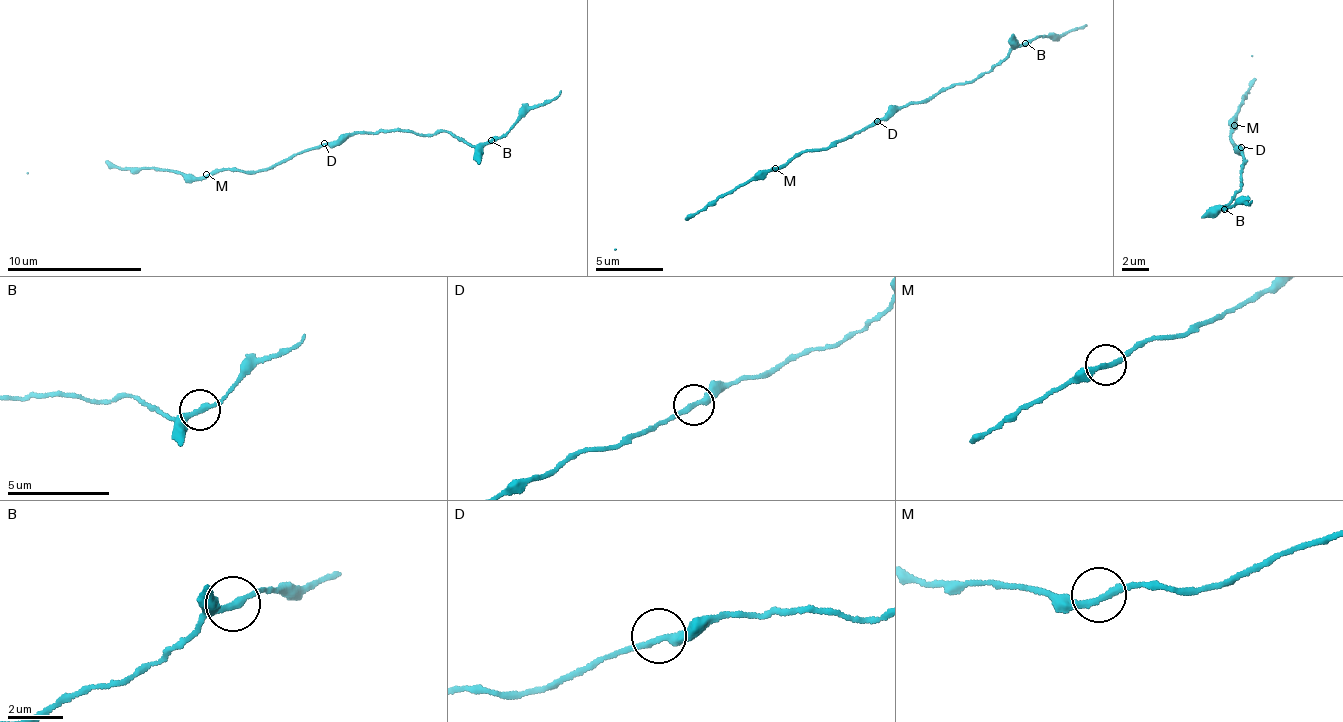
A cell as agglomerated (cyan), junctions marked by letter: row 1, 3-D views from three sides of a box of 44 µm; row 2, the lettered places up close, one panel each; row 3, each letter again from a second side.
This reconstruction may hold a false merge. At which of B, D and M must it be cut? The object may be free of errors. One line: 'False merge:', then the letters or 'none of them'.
False merge: none of them

